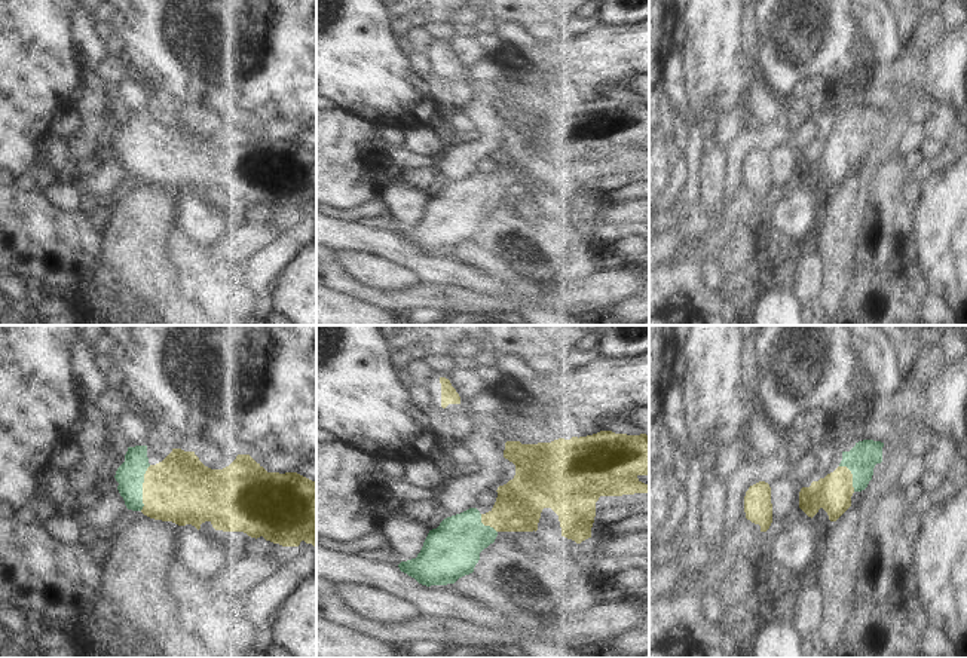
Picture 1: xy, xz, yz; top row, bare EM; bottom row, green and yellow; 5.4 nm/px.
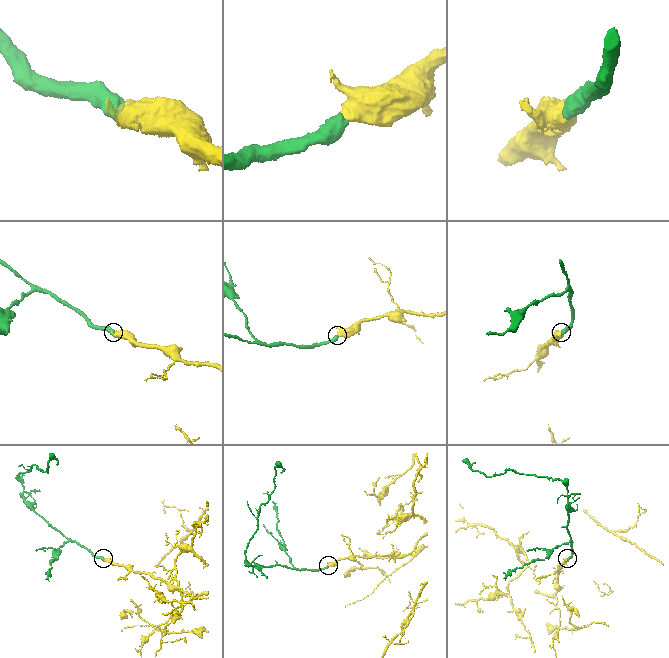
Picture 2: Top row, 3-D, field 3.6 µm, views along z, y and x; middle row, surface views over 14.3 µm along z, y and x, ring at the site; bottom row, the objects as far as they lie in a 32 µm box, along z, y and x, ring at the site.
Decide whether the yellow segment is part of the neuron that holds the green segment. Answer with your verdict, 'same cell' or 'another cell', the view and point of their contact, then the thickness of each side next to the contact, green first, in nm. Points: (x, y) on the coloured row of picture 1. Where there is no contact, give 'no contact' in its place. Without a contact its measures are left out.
same cell | xy (141, 487) | 150/360 nm

